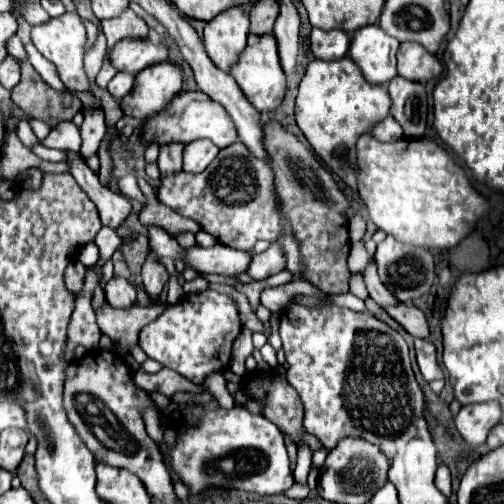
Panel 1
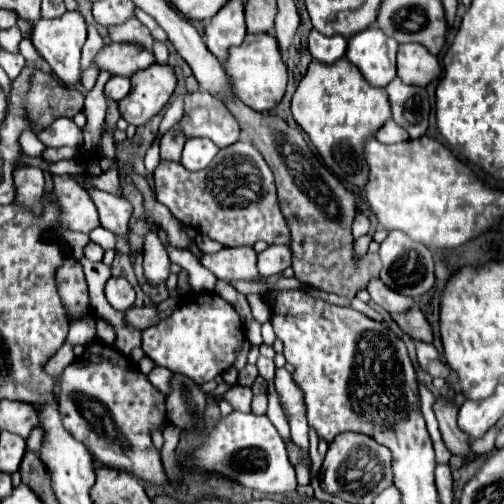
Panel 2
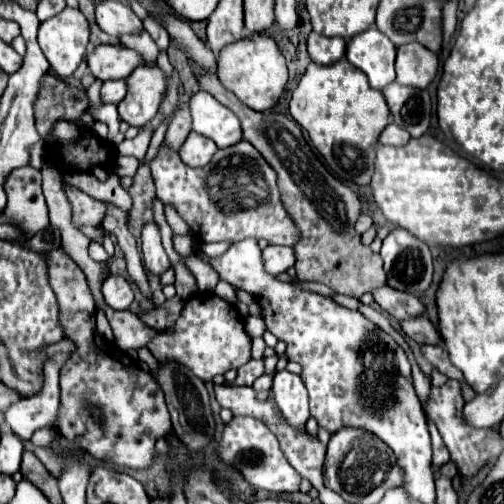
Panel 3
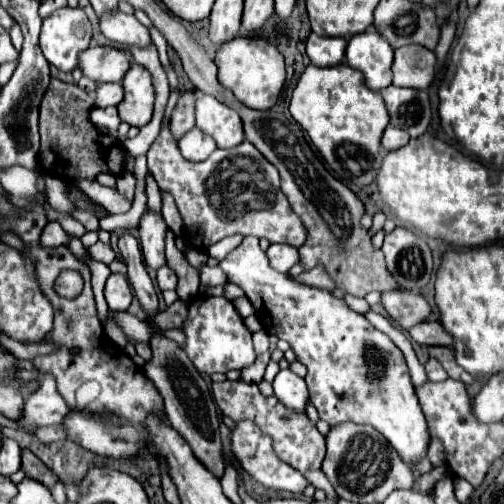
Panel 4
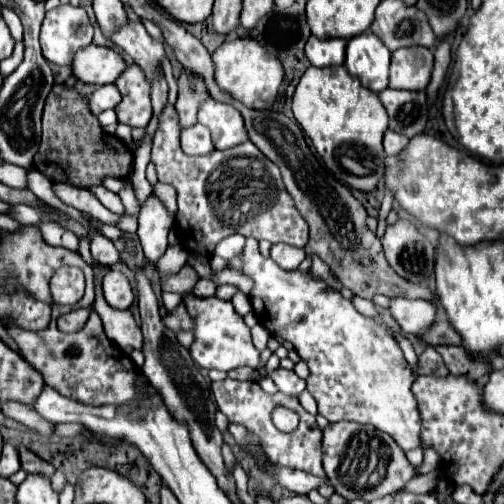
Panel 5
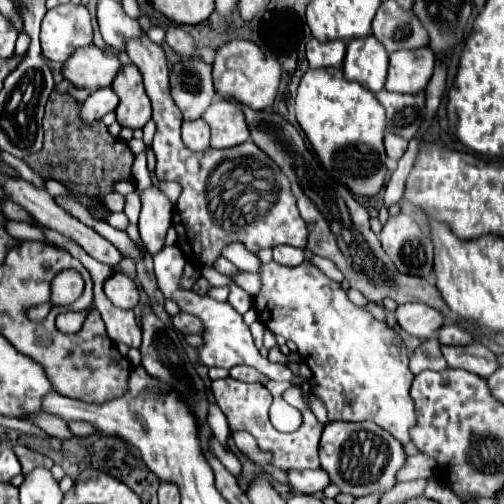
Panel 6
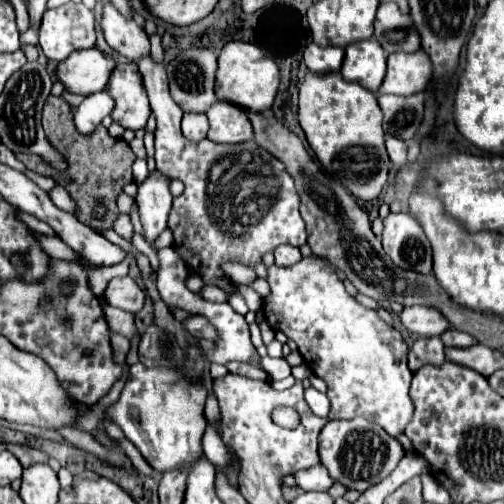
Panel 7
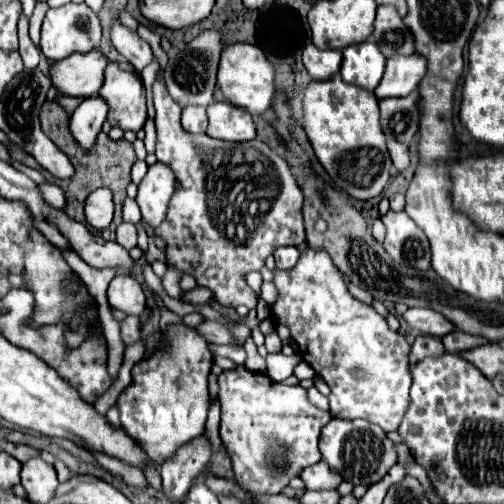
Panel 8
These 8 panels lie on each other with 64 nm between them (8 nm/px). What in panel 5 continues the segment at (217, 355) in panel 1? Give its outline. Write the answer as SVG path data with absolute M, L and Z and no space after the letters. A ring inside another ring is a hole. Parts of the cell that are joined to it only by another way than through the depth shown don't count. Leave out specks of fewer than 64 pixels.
M188 294L188 308L190 308L190 316L196 322L196 328L194 328L196 340L190 348L190 354L196 364L200 364L206 370L216 368L216 370L228 372L238 366L250 366L250 368L260 368L262 372L266 372L266 368L260 364L260 352L252 344L250 328L244 324L242 316L236 314L232 302L220 300L216 296L198 298L194 294Z

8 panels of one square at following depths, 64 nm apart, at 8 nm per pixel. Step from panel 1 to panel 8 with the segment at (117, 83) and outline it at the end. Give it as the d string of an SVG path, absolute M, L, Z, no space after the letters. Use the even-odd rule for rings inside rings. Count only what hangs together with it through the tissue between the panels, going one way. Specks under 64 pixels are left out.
M92 96L92 98L84 98L82 104L70 116L70 132L88 154L96 146L96 136L102 130L106 114L108 114L108 106L104 104L104 100Z

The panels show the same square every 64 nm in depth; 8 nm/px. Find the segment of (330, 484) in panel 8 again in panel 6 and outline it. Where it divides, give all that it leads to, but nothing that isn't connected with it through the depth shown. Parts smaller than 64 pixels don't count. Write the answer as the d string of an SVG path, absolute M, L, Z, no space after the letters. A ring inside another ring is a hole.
M316 468L316 470L290 470L288 478L290 478L290 484L294 486L294 490L300 492L300 494L322 492L330 484L330 476L322 468Z

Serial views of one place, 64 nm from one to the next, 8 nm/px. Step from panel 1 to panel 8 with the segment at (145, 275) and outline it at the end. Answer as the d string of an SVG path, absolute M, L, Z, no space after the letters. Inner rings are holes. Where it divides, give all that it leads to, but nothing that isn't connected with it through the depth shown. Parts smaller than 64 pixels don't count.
M152 164L148 166L146 176L142 178L142 182L138 184L138 196L136 202L142 210L142 218L156 228L166 214L168 208L168 200L174 192L174 172L170 168L166 168L166 164Z

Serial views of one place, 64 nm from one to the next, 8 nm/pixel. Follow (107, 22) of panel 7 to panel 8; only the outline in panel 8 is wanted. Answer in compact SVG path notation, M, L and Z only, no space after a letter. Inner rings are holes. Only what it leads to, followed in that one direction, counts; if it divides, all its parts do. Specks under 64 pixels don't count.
M114 22L110 36L112 36L114 48L136 68L136 72L142 72L152 62L154 56L148 42L142 40L138 34L132 34L120 22Z

